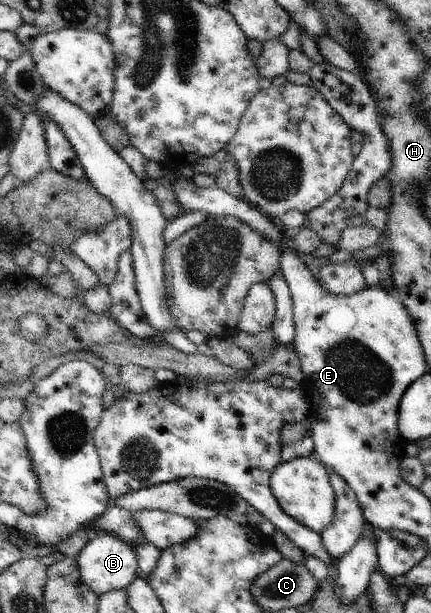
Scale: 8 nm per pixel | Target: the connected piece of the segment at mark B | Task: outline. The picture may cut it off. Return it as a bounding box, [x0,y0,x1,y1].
[74,532,138,597]

